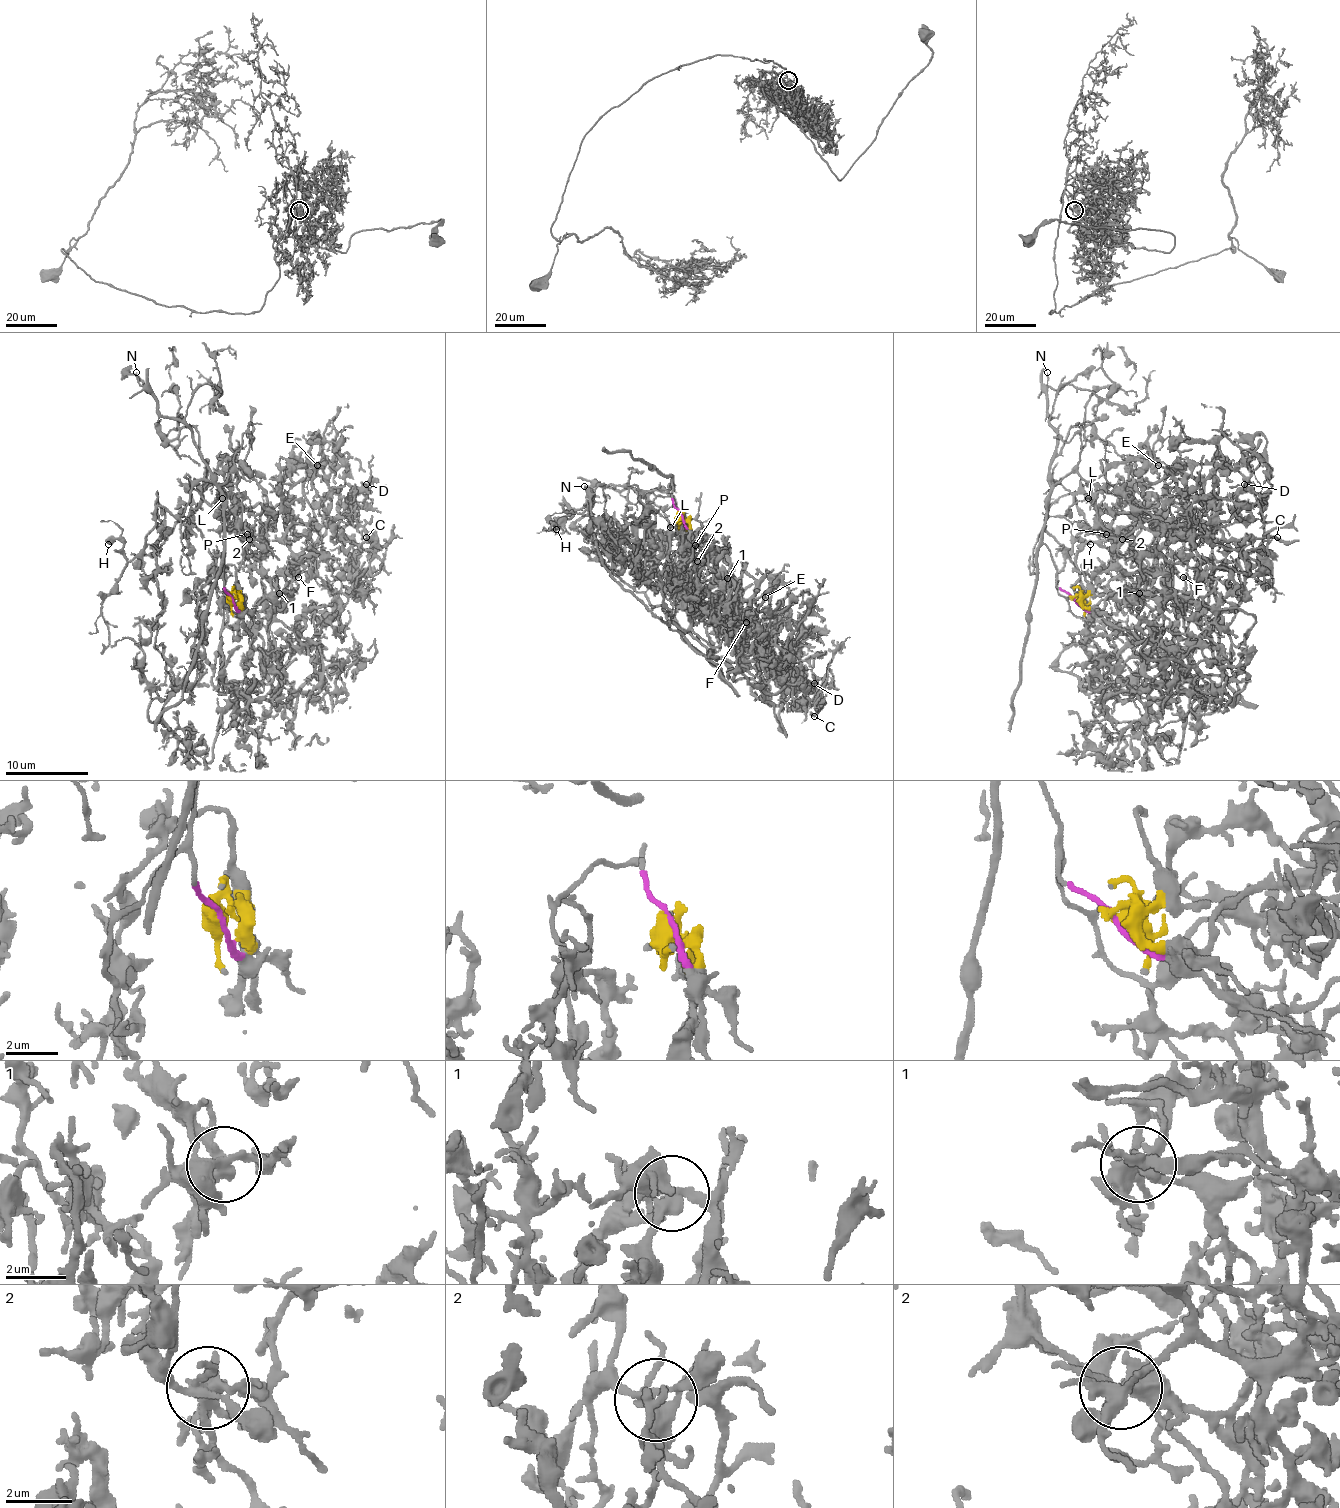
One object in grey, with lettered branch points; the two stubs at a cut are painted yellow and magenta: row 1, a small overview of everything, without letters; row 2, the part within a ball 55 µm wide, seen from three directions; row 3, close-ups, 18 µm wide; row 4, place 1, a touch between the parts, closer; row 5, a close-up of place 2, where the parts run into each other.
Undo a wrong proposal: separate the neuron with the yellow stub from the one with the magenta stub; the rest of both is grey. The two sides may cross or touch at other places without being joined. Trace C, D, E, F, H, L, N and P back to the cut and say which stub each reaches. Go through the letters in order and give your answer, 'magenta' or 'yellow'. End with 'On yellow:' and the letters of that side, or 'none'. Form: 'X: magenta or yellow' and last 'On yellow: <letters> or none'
C: yellow
D: yellow
E: yellow
F: yellow
H: magenta
L: magenta
N: magenta
P: yellow
On yellow: C, D, E, F, P

